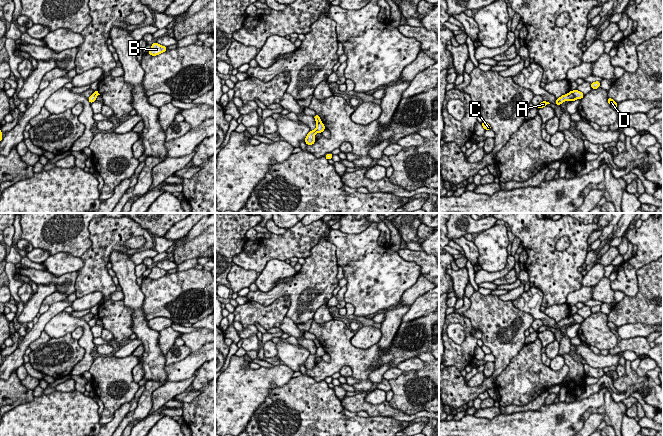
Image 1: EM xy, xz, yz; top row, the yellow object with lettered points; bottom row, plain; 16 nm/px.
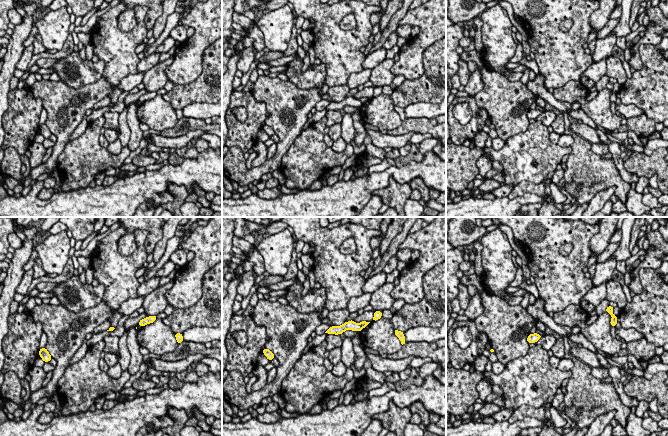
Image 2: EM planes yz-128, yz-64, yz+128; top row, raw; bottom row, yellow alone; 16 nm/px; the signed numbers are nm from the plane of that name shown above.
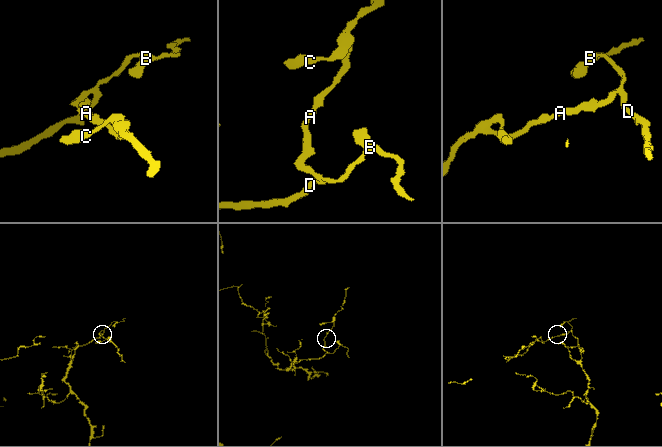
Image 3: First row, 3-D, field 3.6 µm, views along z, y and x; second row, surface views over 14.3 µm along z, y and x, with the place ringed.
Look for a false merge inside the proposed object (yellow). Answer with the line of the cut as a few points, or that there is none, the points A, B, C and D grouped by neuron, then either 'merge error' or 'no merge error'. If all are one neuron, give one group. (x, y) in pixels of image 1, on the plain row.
cut in yz along (571, 315), (577, 322); A C / B D; merge error

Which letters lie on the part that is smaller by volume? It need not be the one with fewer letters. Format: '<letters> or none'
A, C

